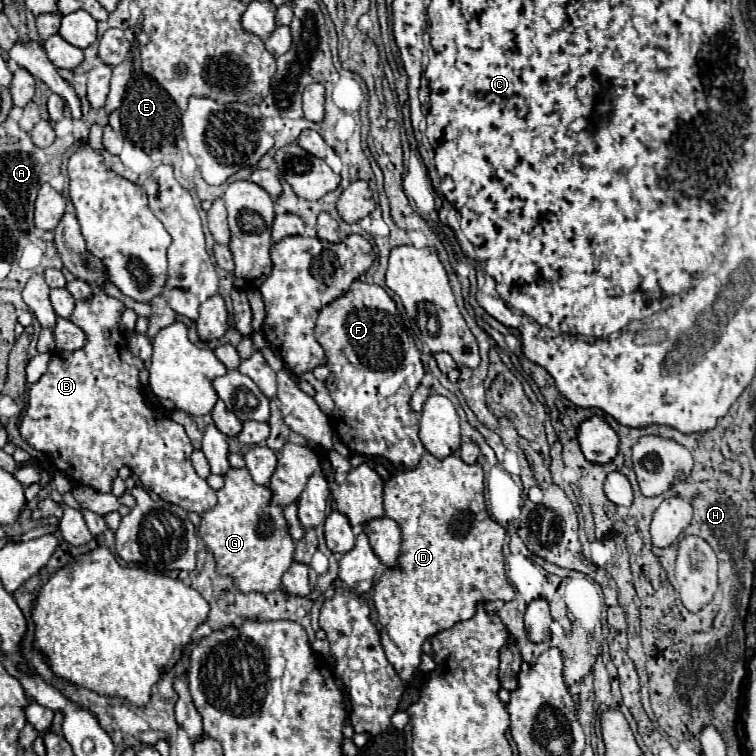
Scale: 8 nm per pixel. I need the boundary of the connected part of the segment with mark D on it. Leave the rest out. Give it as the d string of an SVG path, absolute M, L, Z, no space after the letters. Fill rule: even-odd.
M424 453L420 463L414 467L414 469L398 469L384 485L384 509L386 509L386 517L394 519L400 529L402 529L402 547L400 547L400 555L398 555L398 561L396 561L396 567L392 571L382 571L382 577L378 579L378 583L374 585L374 593L372 593L372 599L374 599L374 607L378 611L378 621L382 625L380 629L380 635L382 635L382 647L386 651L386 657L388 661L394 665L396 673L400 675L400 679L404 681L410 681L416 667L420 665L420 655L422 655L422 643L432 635L432 633L438 633L442 629L450 629L452 625L456 625L458 621L466 621L470 619L474 613L476 613L476 603L478 601L512 601L514 599L514 593L512 593L512 585L508 583L506 579L506 573L504 573L504 555L502 555L502 545L504 545L504 537L506 537L506 531L500 527L498 521L494 521L486 509L486 503L484 503L484 471L482 471L482 465L480 463L474 463L474 465L466 465L462 459L458 457L446 457L446 459L436 459L434 455L430 453Z

